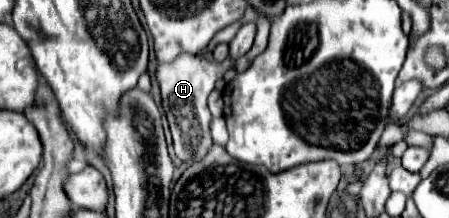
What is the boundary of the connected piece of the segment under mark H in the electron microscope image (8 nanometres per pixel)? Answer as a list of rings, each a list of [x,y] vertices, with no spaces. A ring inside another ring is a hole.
[[[182,52],[174,62],[160,62],[156,70],[156,80],[162,90],[162,108],[166,112],[172,138],[174,138],[174,152],[180,160],[190,160],[204,156],[212,144],[210,138],[210,120],[212,114],[208,110],[208,96],[214,90],[216,82],[224,76],[224,66],[218,62],[210,62],[206,58],[198,58],[196,54]]]

